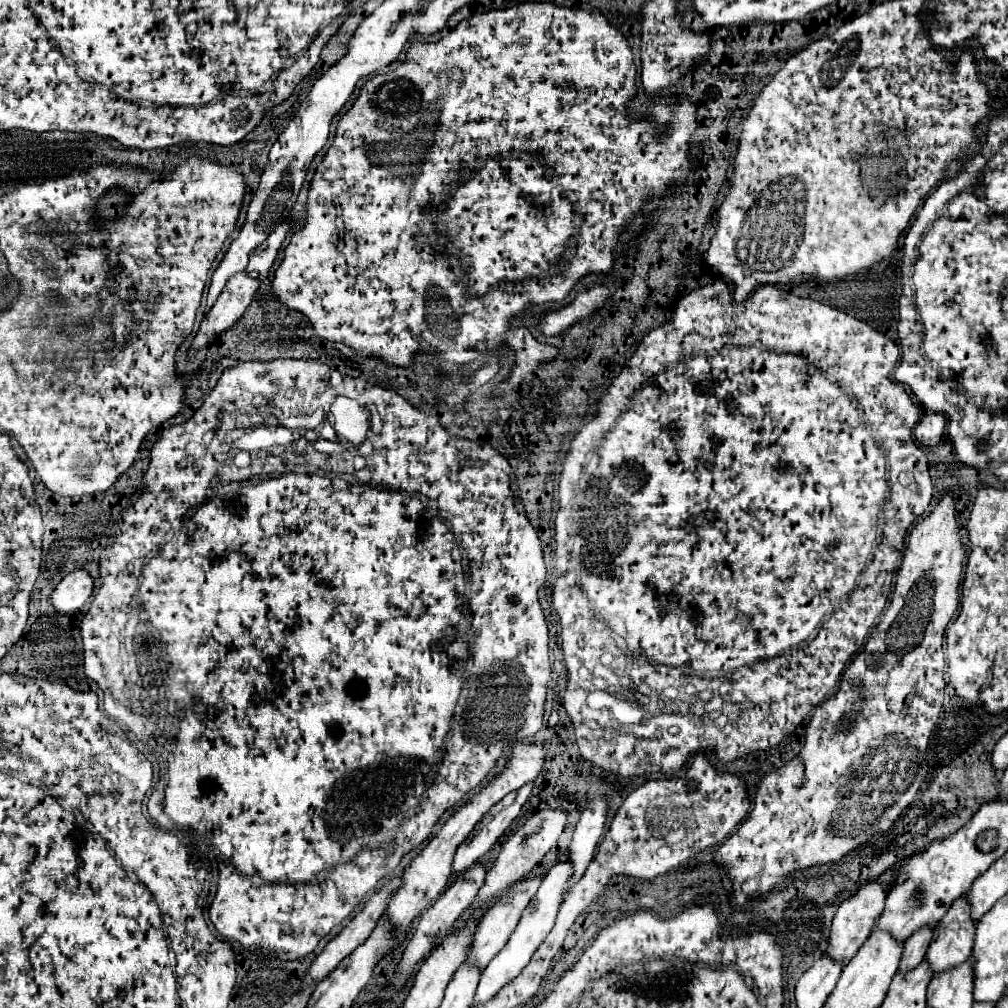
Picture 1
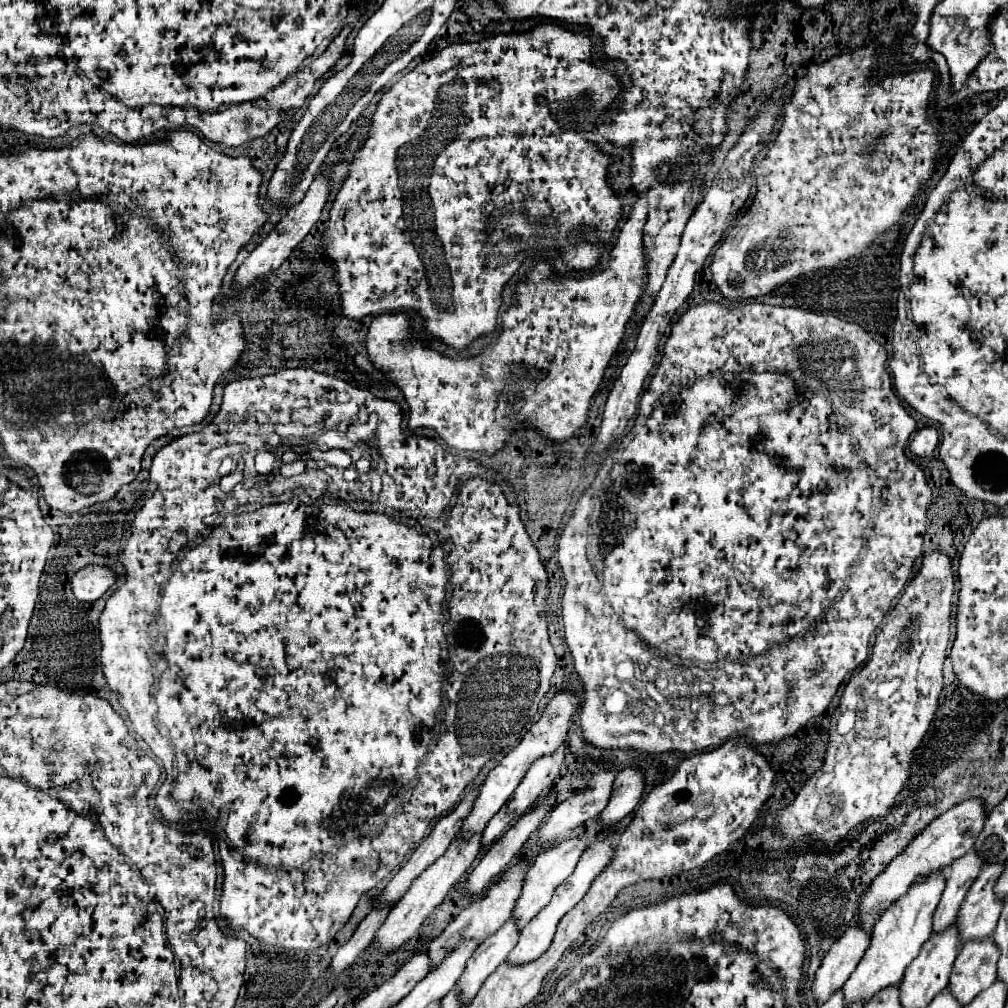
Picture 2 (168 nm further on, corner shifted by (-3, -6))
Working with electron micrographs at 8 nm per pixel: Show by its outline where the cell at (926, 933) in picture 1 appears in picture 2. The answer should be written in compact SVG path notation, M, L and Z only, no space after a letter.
M972 848L966 856L950 864L946 890L942 894L942 900L934 916L934 932L940 932L940 928L948 928L950 924L954 924L958 908L962 906L962 900L970 890L970 884L976 880L978 872L982 870L982 866L986 866L986 860L978 856L976 848Z

